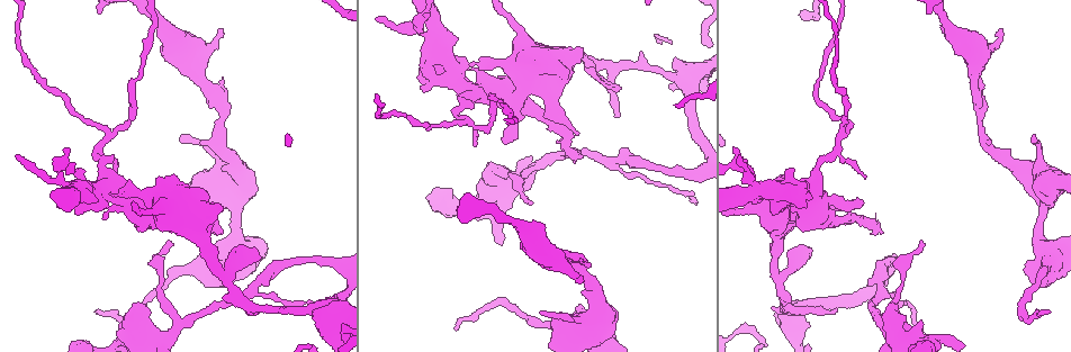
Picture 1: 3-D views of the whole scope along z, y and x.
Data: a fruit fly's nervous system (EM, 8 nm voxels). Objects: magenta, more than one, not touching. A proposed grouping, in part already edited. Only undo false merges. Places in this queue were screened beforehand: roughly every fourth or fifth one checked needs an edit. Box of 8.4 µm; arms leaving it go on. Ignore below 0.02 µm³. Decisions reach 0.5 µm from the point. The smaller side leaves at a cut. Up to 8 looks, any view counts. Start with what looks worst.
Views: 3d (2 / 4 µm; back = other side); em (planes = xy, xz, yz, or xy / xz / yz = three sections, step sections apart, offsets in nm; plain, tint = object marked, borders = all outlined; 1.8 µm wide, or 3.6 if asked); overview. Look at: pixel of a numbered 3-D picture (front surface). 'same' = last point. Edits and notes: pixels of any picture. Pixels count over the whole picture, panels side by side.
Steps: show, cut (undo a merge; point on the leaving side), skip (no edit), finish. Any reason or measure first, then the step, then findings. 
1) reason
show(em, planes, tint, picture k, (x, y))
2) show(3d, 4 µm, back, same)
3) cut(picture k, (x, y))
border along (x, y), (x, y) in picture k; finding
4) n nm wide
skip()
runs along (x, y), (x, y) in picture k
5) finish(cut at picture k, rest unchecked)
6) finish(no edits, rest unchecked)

sharp bend
show(em, 3.6 µm, planes, tint, picture 1, (761, 186))

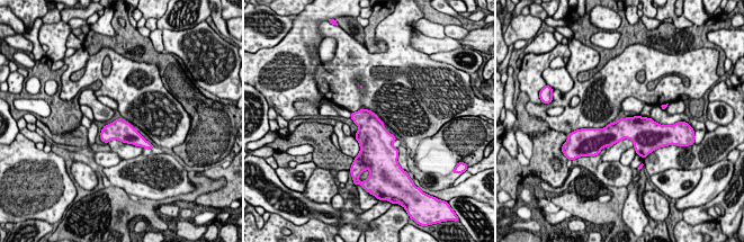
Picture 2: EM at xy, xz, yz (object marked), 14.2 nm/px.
skip()
continuous, no second neuron

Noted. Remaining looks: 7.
calibre changes
show(em, planes, tint, picture 1, (318, 306))

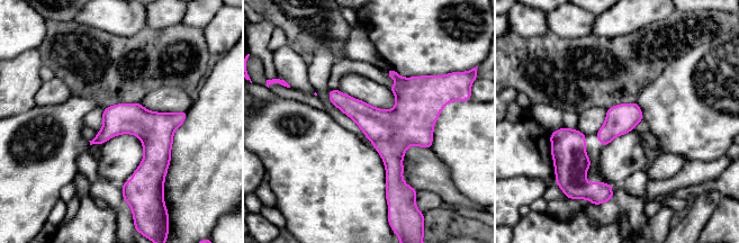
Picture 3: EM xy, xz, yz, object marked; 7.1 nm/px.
220 nm wide
skip()
runs along (183, 114), (129, 188) in picture 3; continuous, no second neuron

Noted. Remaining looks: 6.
show(3d, 4 µm, picture 1, (492, 91))

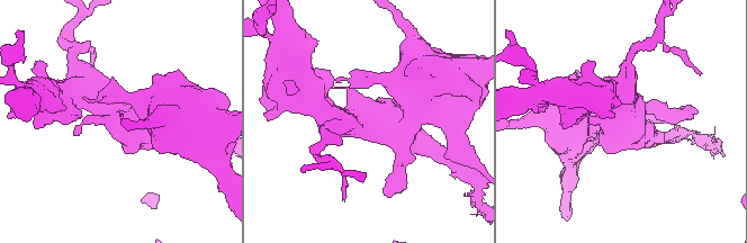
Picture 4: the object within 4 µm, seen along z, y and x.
now the EM
show(em, 3.6 µm, xy, step 16, tint, picture 4, (621, 118))

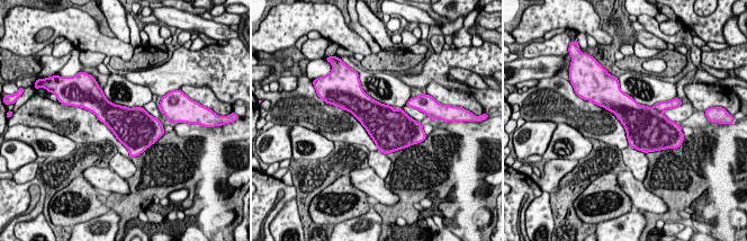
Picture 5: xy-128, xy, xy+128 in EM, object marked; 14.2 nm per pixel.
420 nm wide
cut(picture 5, (646, 123))
border along (653, 107), (662, 113) in picture 5; two neurons meet here

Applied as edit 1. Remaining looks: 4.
finish(cut at picture 5, rest unchecked)

